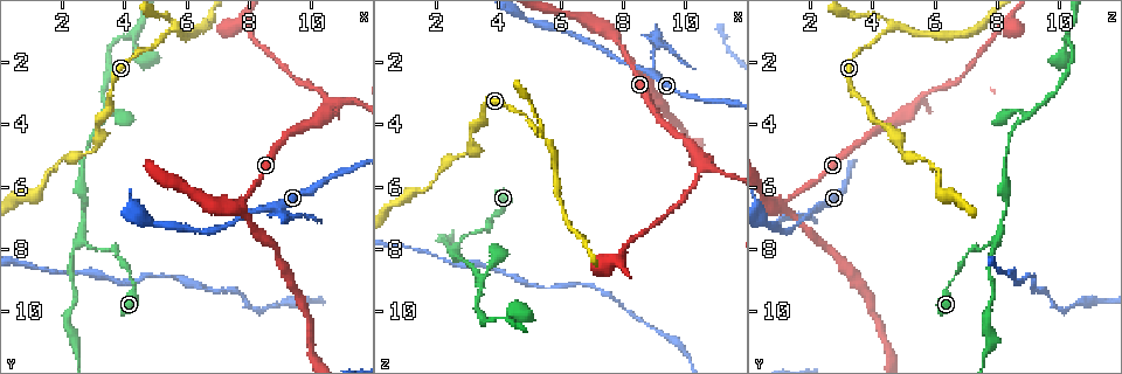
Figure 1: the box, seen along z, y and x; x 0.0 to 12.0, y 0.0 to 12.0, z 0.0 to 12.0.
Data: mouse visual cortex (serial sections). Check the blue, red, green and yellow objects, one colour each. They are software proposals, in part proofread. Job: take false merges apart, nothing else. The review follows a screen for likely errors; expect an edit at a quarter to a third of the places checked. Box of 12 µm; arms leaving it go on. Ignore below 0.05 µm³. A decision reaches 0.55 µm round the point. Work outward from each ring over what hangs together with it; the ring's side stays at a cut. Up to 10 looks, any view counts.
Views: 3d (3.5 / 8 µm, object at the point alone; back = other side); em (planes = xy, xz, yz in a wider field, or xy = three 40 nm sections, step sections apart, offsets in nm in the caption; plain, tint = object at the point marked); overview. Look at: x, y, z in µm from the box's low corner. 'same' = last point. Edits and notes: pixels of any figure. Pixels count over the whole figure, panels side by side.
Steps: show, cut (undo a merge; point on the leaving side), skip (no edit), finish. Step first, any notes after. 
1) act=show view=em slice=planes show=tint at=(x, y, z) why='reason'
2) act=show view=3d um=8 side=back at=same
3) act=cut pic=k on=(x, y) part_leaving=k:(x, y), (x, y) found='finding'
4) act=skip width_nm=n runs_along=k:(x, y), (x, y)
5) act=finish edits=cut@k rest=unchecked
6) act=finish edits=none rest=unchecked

act=show view=3d um=3.5 side=back at=(9.0, 6.9, 1.9) why='thick turns thin'

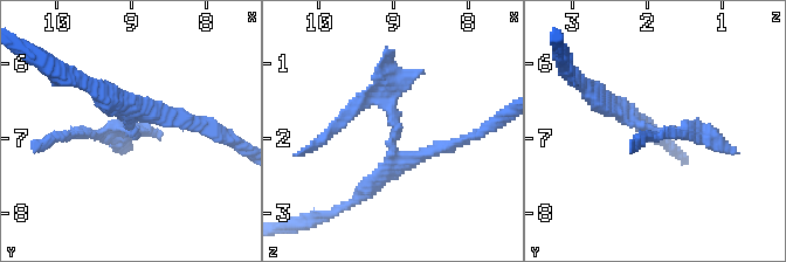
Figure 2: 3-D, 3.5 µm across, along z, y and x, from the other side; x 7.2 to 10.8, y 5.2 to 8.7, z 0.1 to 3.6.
act=show view=em slice=xy step=5 show=tint at=(8.95, 6.85, 1.80) why='shape alone is not enough'

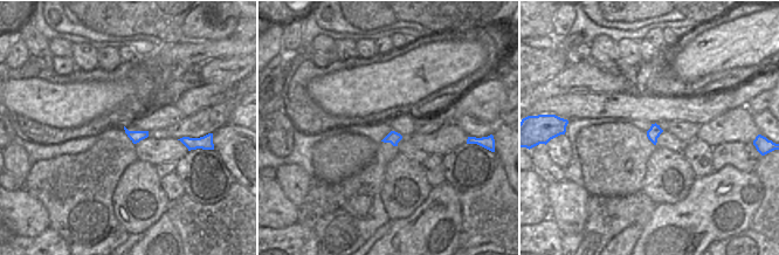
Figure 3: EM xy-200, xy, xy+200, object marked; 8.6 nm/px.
act=cut pic=2 on=(392, 109) part_leaving=2:(393, 149), (385, 49) found='a second cell is stuck on'

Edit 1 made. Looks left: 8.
act=show view=3d um=3.5 at=(5.6, 0.9, 4.7) why='side arm on a straight run'

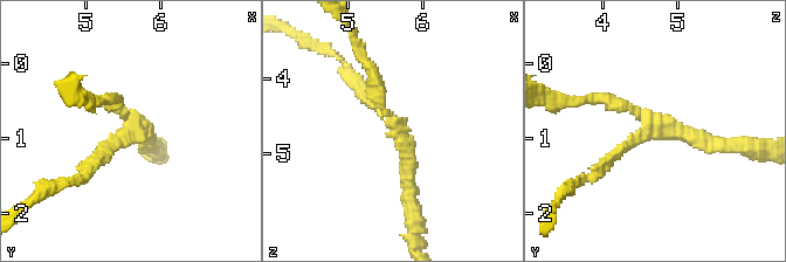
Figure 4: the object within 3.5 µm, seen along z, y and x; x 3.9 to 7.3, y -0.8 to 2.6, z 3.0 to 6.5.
act=skip arm_widths_nm=150,150,200 runs_along=4:(352, 76), (399, 124), (409, 197) found='one cell here'

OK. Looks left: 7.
act=show view=3d um=8 at=(2.7, 7.7, 8.0) why='sharp bend'

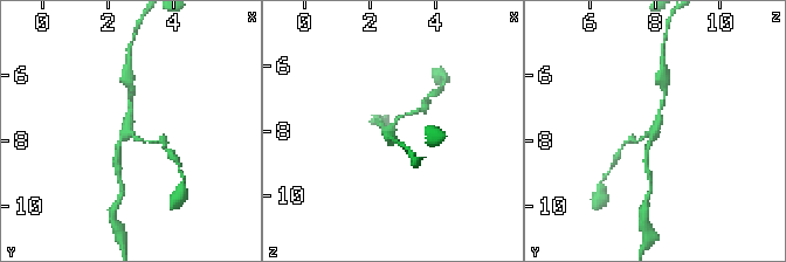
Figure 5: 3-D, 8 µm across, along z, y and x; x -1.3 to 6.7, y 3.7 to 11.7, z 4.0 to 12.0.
act=show view=em slice=xy step=1 show=tint at=(2.6, 7.8, 7.9) why='shape alone is not enough'

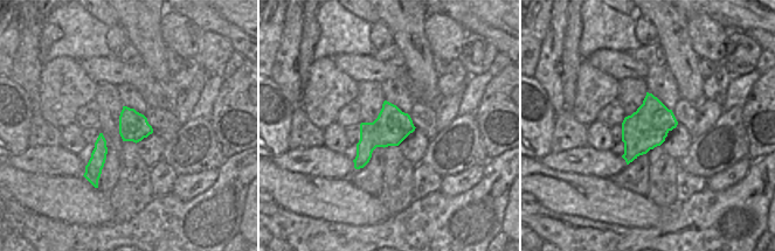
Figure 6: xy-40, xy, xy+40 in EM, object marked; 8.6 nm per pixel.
act=skip arms=3 arm_widths_nm=100,150,150 runs_along=5:(635, 142), (654, 131), (663, 101) found='all the same cell'

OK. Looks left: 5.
act=show view=3d um=8 at=(3.4, 3.8, 8.9) why='abrupt turn'

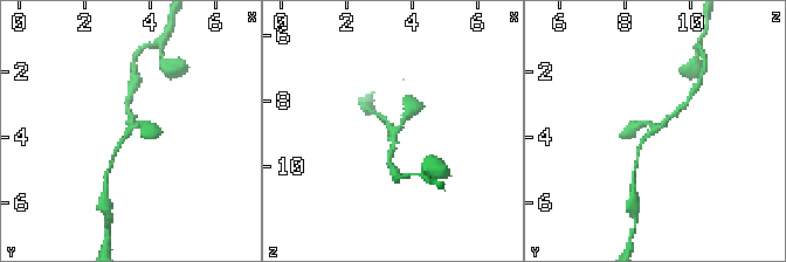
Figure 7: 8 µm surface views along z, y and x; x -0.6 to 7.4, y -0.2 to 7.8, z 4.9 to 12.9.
act=show view=3d um=3.5 at=(3.5, 3.7, 8.9)

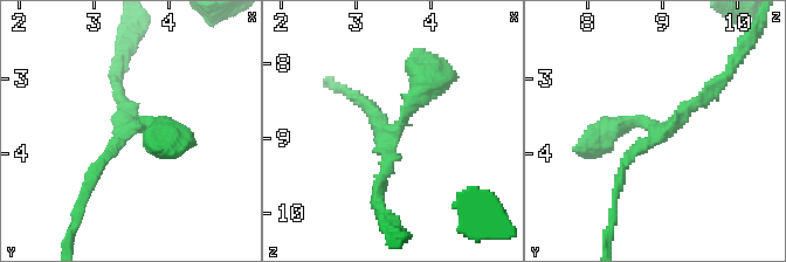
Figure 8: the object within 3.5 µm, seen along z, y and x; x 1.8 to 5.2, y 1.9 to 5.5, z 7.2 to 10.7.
act=show view=em slice=xy step=5 show=tint at=(3.40, 3.75, 8.90) arms=3 arm_widths_nm=150,200,250 why='shape alone is not enough'

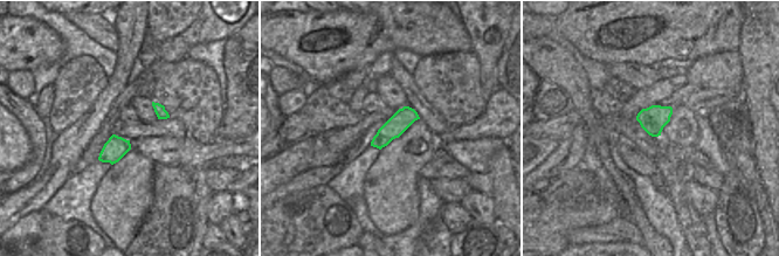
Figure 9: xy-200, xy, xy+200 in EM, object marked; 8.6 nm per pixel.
act=skip found='all the same cell'

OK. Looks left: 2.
act=finish edits=cut@2 rest=unchecked

